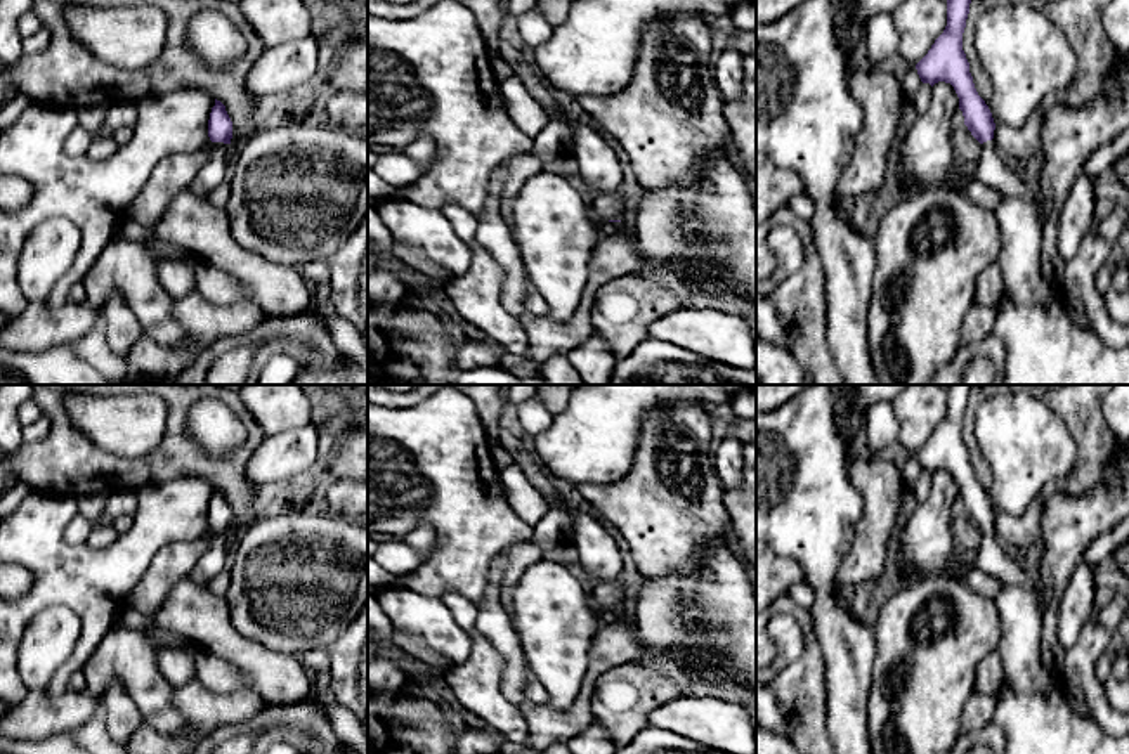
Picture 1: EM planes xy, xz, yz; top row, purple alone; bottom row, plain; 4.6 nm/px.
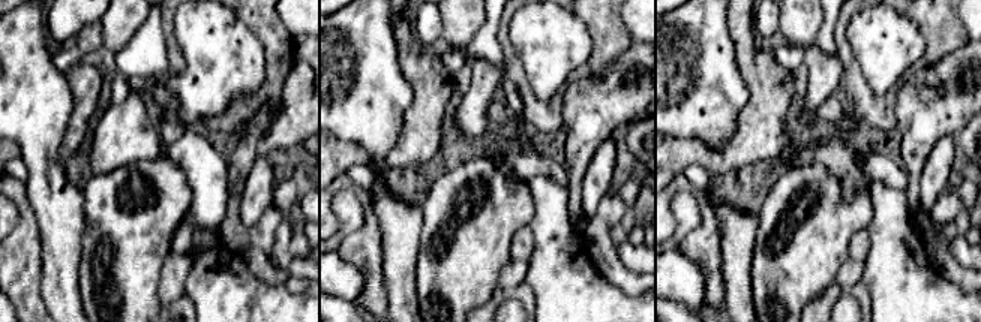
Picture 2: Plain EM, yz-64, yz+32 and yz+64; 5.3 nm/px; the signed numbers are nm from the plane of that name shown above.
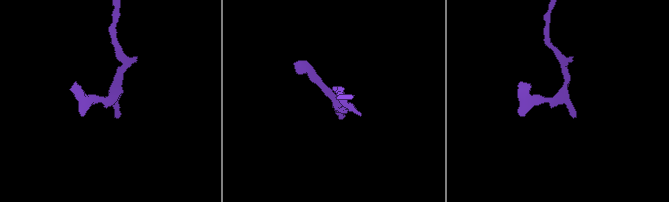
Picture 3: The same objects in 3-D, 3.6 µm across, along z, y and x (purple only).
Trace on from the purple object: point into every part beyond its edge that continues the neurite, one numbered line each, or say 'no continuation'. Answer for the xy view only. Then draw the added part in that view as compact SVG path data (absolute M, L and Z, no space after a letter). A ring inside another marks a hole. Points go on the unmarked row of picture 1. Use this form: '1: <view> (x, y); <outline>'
1: xy (212, 560); M213 530L210 546L203 551L187 577L199 586L208 586L208 582L225 567L229 541L231 532Z

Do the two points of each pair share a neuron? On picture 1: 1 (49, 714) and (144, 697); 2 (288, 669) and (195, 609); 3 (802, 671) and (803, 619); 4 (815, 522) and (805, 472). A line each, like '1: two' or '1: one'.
1: two
2: one
3: one
4: one

